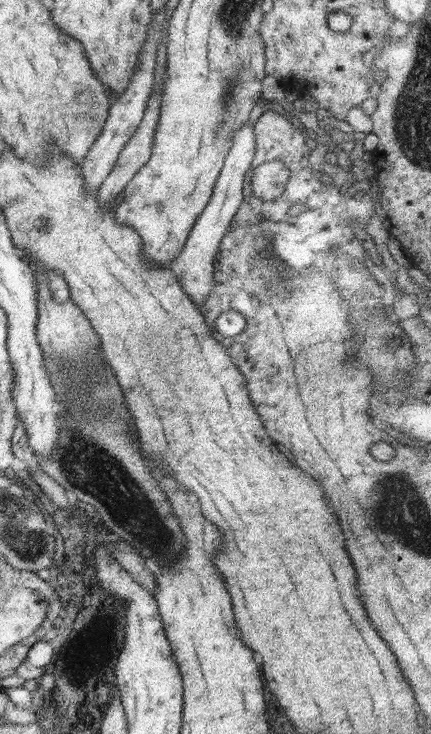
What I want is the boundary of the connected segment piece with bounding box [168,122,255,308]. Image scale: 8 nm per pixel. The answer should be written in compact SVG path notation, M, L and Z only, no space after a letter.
M249 122L241 126L234 135L232 146L226 155L224 166L218 176L212 198L194 223L182 252L168 266L181 285L182 291L200 308L210 295L214 283L214 260L219 253L222 237L230 230L232 219L243 201L243 182L255 155L255 134Z

